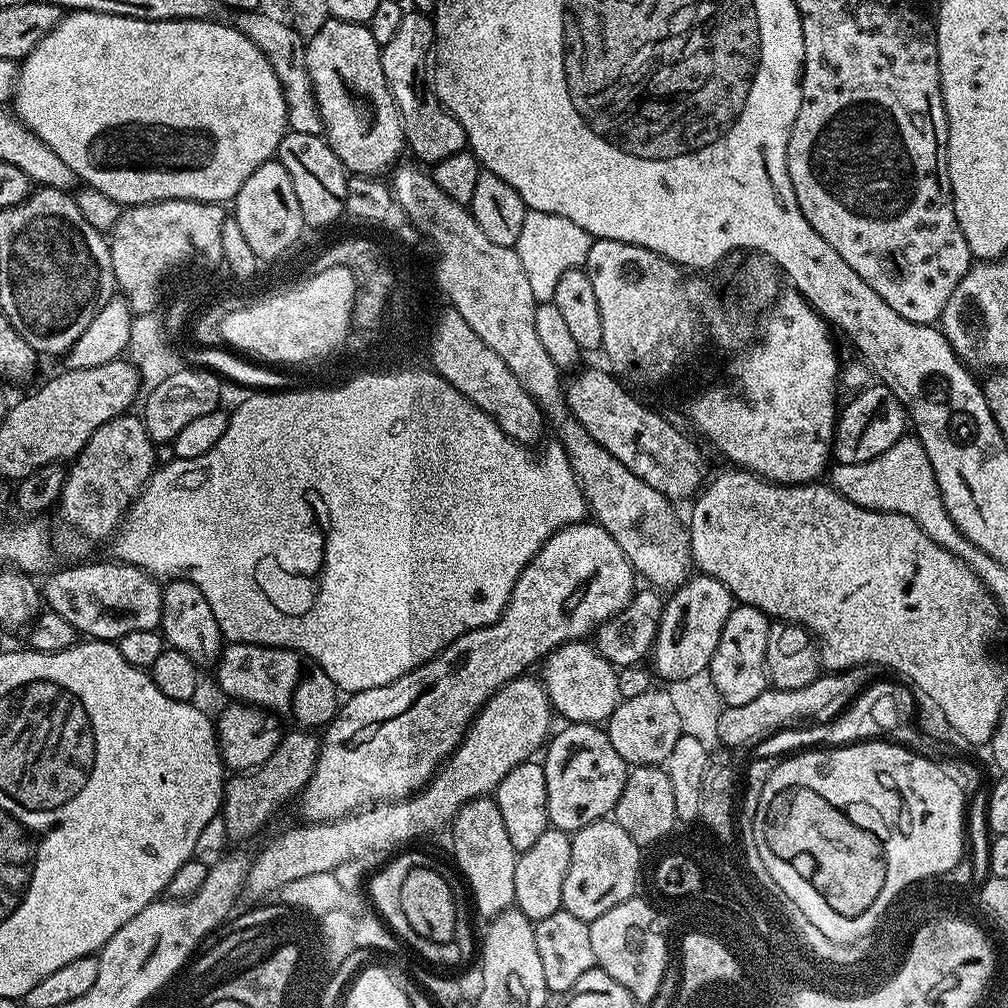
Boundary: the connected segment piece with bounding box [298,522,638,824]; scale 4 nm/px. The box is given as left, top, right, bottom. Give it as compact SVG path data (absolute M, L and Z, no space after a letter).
M595 522L571 524L562 530L558 530L553 536L548 537L548 541L541 546L538 554L534 554L534 558L528 563L526 570L522 570L518 582L514 582L514 590L510 594L510 602L506 606L504 613L498 616L493 624L462 634L457 640L450 642L444 647L437 656L430 658L425 664L418 665L414 670L402 674L402 678L398 678L386 686L378 686L374 690L353 692L341 703L340 711L337 712L336 717L323 729L318 762L310 774L310 780L304 786L304 791L299 793L298 796L300 812L305 816L303 819L310 824L329 824L331 820L341 820L344 816L350 816L354 812L361 811L365 806L403 800L419 792L436 775L440 765L456 751L456 747L460 745L461 740L464 739L465 732L468 731L469 724L476 719L476 715L480 713L485 702L499 688L506 686L511 680L517 680L519 676L525 675L529 671L528 667L531 664L539 665L545 656L564 643L583 641L585 638L591 637L601 624L605 624L607 620L614 618L631 602L638 588L636 580L638 581L637 573L634 571L632 563L626 558L622 546L618 546L618 542L614 542L614 538L610 538L610 534L606 534L606 530L601 524Z

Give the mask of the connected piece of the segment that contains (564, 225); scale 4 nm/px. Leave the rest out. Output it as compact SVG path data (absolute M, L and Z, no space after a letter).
M529 211L522 222L522 234L518 234L515 250L522 262L522 270L526 270L526 278L530 281L530 290L534 290L534 298L538 302L551 302L554 290L558 286L558 278L571 268L583 268L590 254L593 237L582 226L574 226L570 218L562 218L558 214Z

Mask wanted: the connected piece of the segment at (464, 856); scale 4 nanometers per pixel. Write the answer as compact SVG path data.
M491 795L479 796L470 802L466 802L458 810L458 814L452 819L450 833L452 832L452 856L464 875L463 883L470 893L471 903L475 911L481 912L484 918L491 918L499 912L505 912L514 904L514 866L517 853L514 850L514 842L510 842L510 834L506 834L506 826L502 823L502 810L498 810L495 799Z

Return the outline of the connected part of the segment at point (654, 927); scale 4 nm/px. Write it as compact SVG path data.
M644 898L623 900L618 906L606 910L602 918L594 918L588 925L596 967L606 970L614 982L626 986L640 1006L650 1003L659 994L664 975L668 972L670 946L669 939L660 937L661 923L647 904Z

